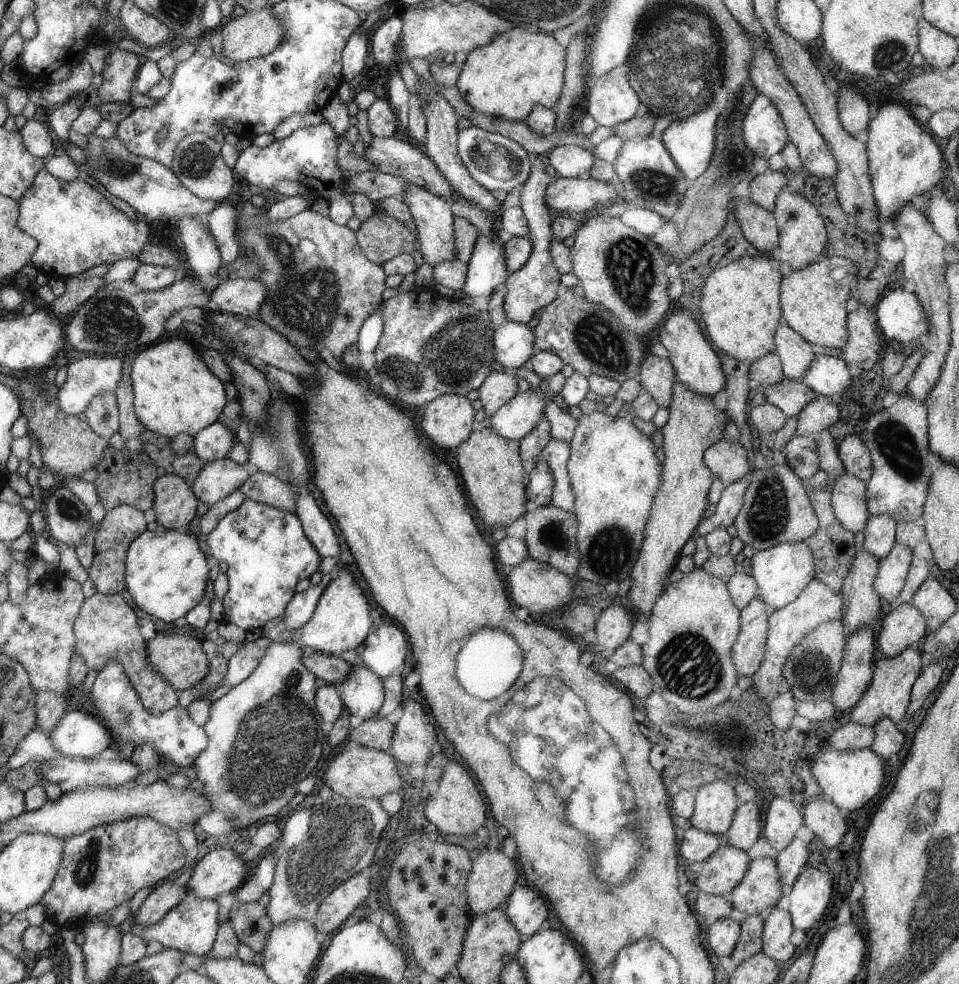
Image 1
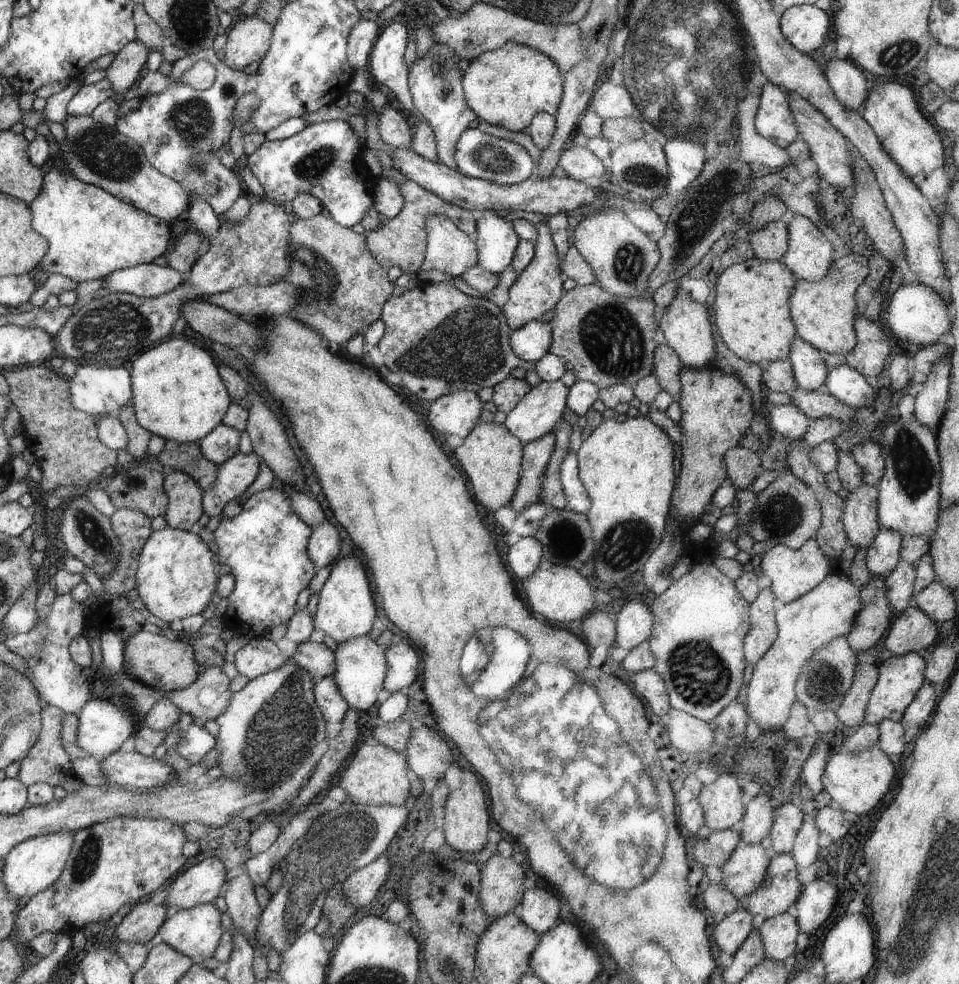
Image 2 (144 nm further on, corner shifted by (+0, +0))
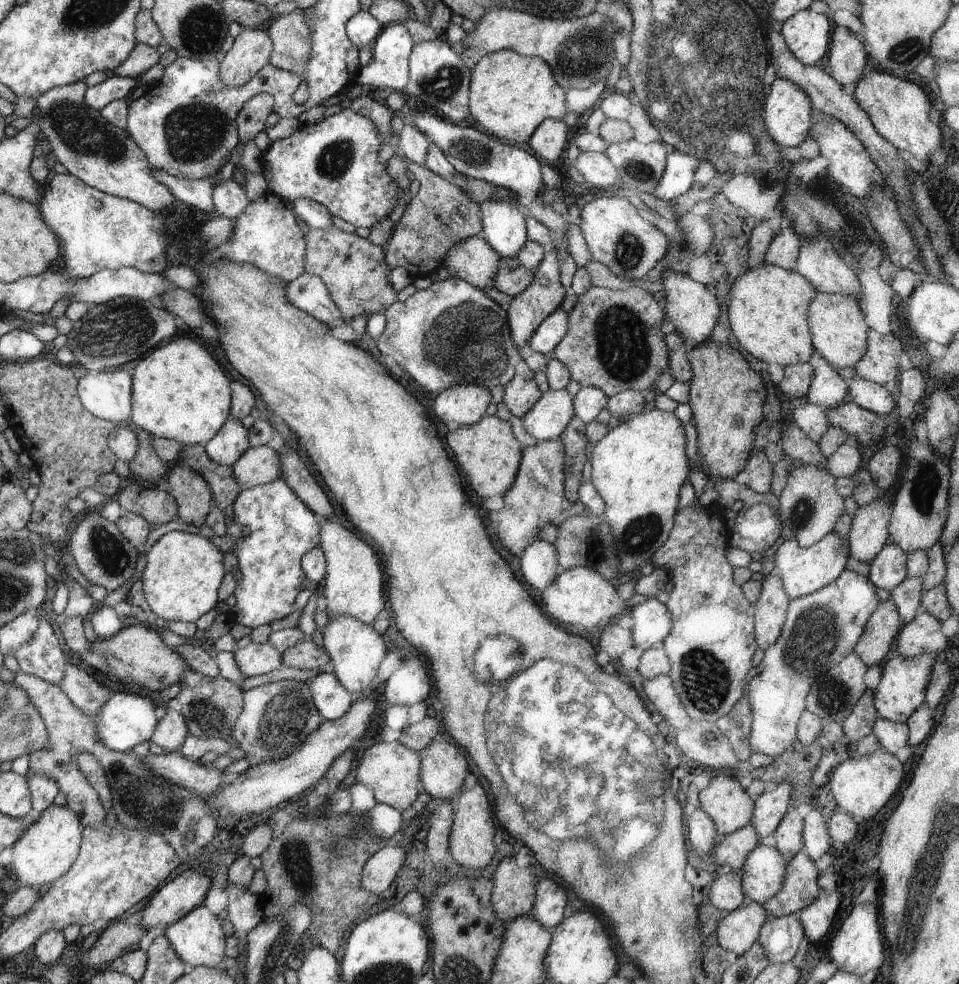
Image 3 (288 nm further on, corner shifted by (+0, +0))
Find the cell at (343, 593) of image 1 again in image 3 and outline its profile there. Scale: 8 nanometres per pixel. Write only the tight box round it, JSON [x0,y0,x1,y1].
[321,520,383,624]

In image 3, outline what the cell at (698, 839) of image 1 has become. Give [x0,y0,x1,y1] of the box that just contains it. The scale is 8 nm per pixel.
[713,826,759,872]

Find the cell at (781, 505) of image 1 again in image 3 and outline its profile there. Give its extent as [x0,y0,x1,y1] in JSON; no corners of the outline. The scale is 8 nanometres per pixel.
[779,464,845,548]

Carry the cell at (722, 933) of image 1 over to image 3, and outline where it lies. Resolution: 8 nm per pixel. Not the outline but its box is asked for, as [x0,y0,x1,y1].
[717,902,769,956]

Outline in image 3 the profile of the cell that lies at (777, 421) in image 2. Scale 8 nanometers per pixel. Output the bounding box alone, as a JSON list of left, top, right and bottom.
[791,404,831,442]

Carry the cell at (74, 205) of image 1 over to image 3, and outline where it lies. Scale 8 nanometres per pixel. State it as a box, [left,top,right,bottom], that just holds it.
[39,174,165,278]

